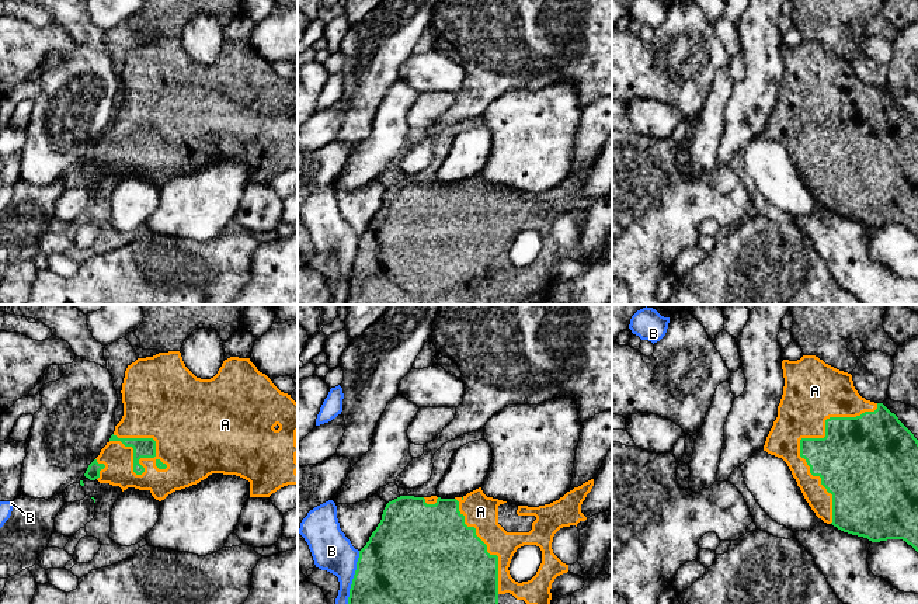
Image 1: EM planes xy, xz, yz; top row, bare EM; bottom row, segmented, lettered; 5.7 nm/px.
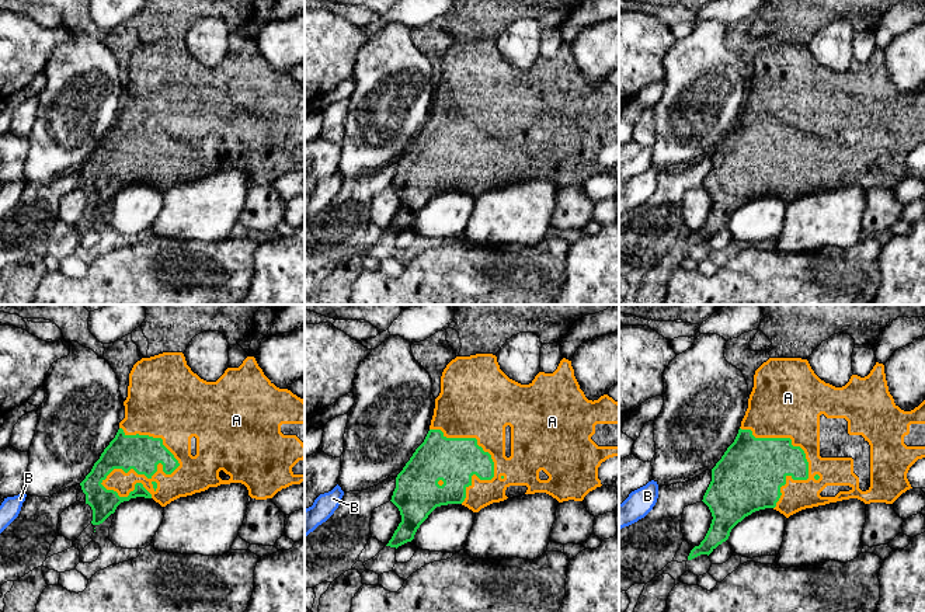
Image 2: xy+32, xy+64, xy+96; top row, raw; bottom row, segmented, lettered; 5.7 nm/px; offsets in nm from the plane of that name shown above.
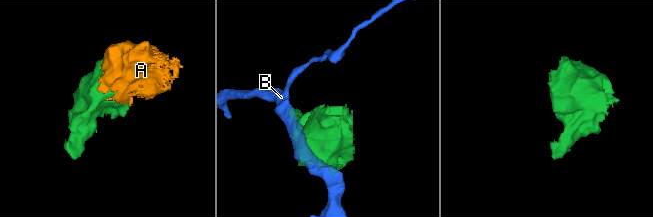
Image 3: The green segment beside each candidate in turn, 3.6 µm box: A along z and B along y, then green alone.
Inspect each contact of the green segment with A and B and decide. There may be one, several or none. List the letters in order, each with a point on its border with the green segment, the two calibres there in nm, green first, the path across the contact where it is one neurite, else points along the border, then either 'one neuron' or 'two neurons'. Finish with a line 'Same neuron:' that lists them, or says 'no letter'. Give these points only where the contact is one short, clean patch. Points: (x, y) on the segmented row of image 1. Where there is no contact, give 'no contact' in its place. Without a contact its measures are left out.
A: meets green in yz at (803, 438); 320 nm thick on the green side, 320 nm on the other; one neuron
B: meets green in xz at (354, 578); 440 nm thick on the green side, 240 nm on the other; two neurons
Same neuron: A

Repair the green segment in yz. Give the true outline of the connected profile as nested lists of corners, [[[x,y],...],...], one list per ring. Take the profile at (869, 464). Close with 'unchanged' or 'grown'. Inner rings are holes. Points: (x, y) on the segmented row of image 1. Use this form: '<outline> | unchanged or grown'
[[[816,355],[782,361],[785,386],[764,451],[782,458],[827,524],[872,542],[903,539],[918,552],[918,440],[883,403],[862,398],[852,375]]] | grown

